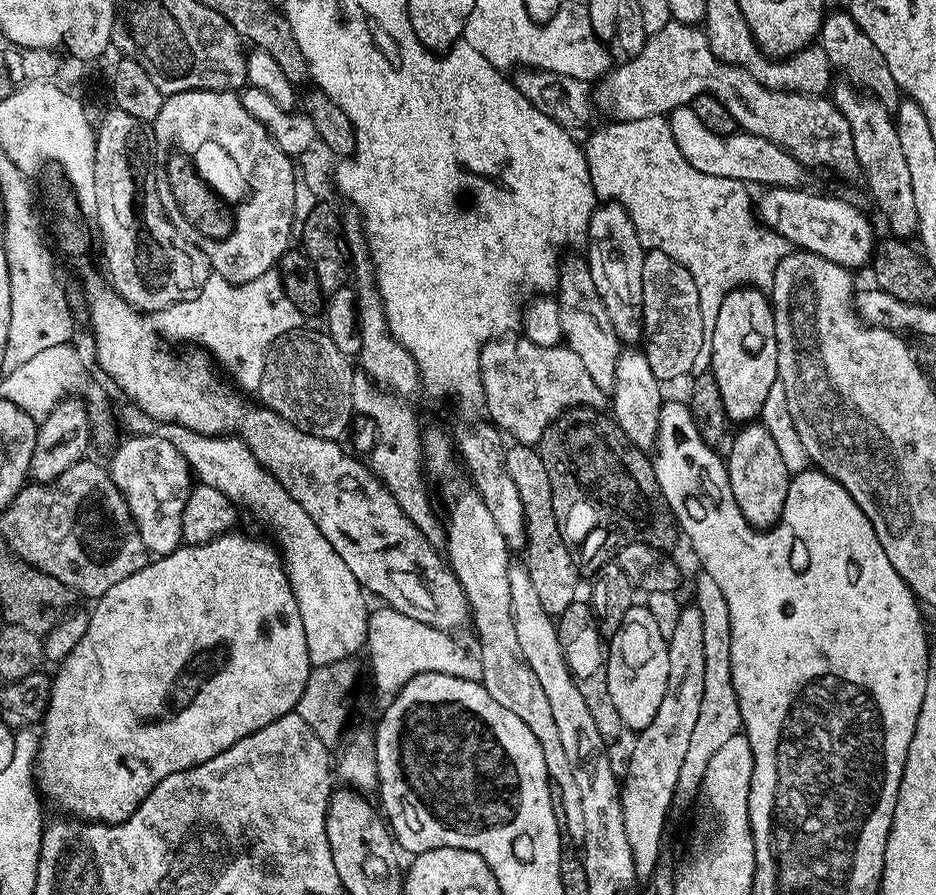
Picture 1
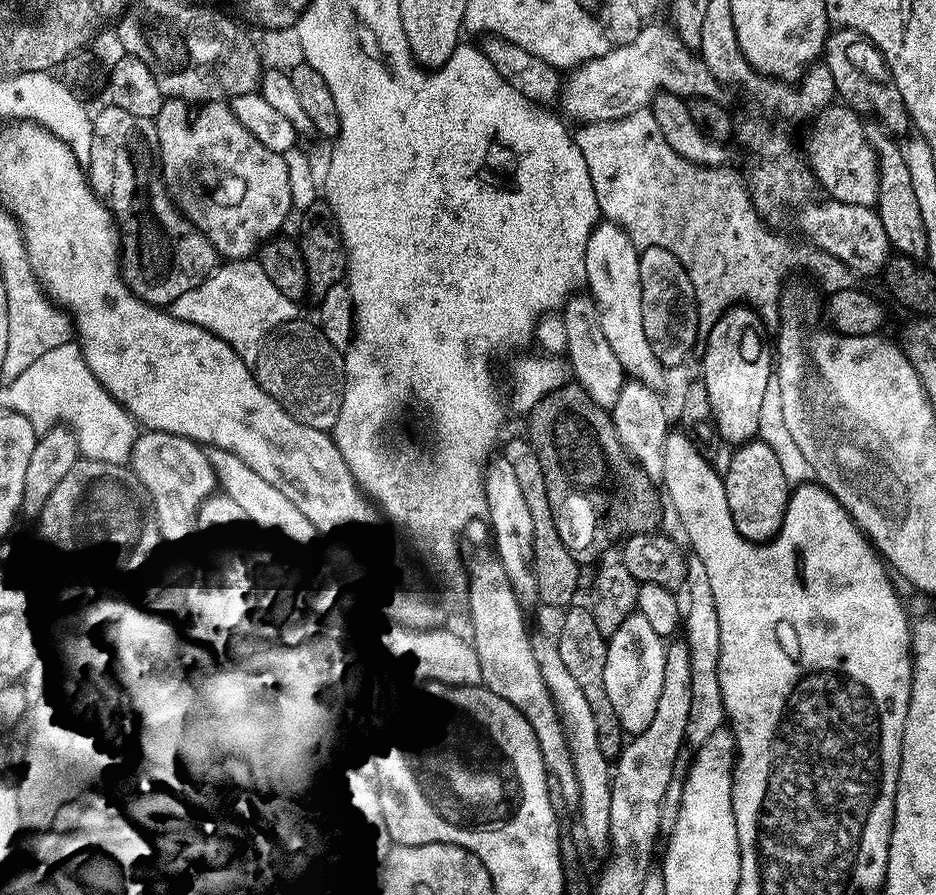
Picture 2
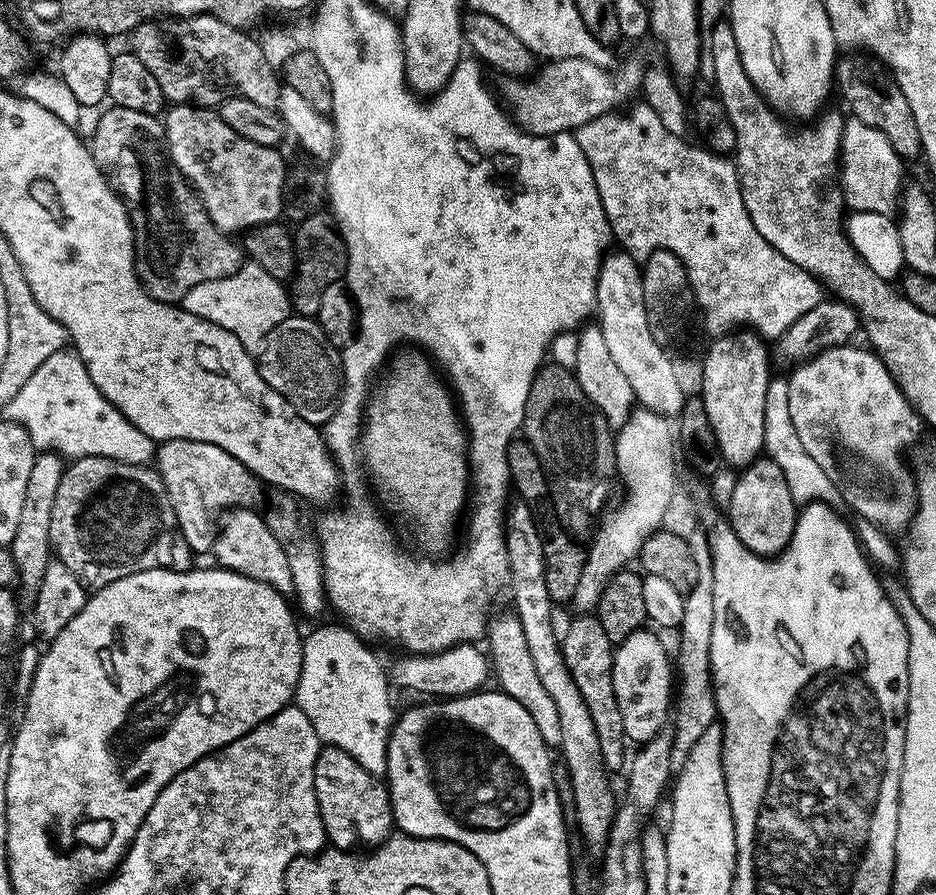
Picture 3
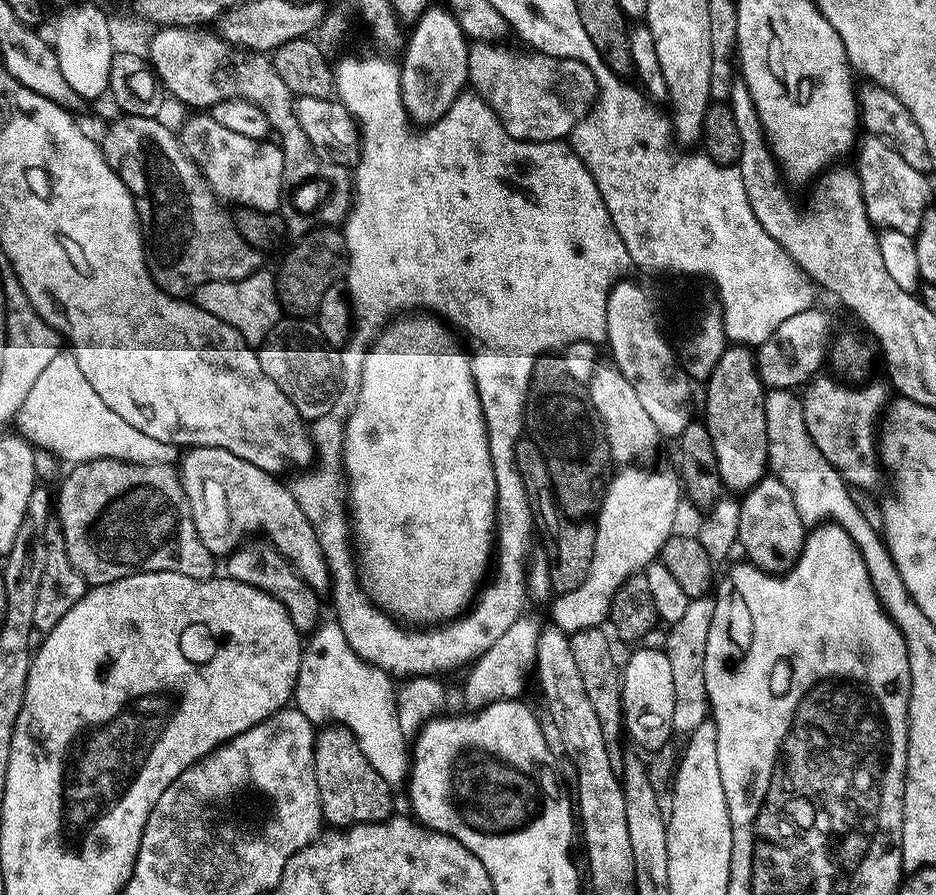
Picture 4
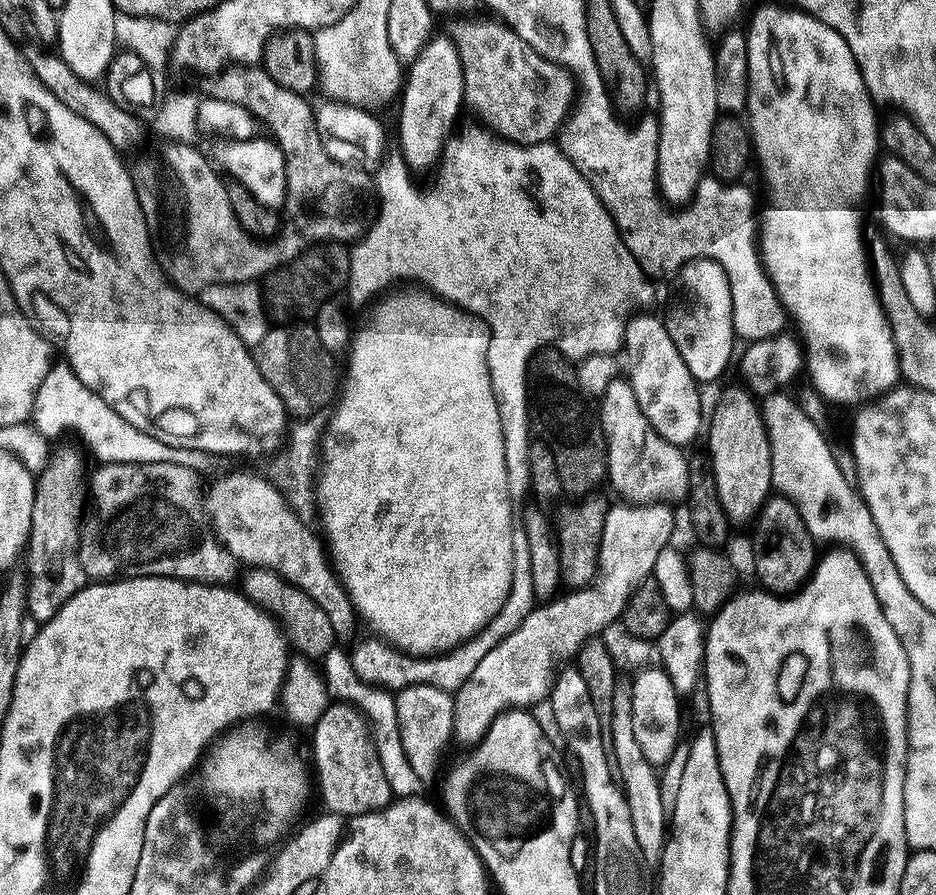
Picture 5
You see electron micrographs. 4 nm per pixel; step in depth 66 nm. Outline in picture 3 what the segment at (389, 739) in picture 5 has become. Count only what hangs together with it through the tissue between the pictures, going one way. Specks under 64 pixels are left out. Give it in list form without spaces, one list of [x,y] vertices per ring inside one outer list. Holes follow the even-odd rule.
[[[339,624],[320,626],[303,639],[303,664],[293,696],[295,707],[306,714],[317,739],[329,747],[346,750],[363,769],[375,776],[387,773],[388,744],[396,712],[392,710],[392,686],[386,666],[380,662],[365,639],[351,628]]]

